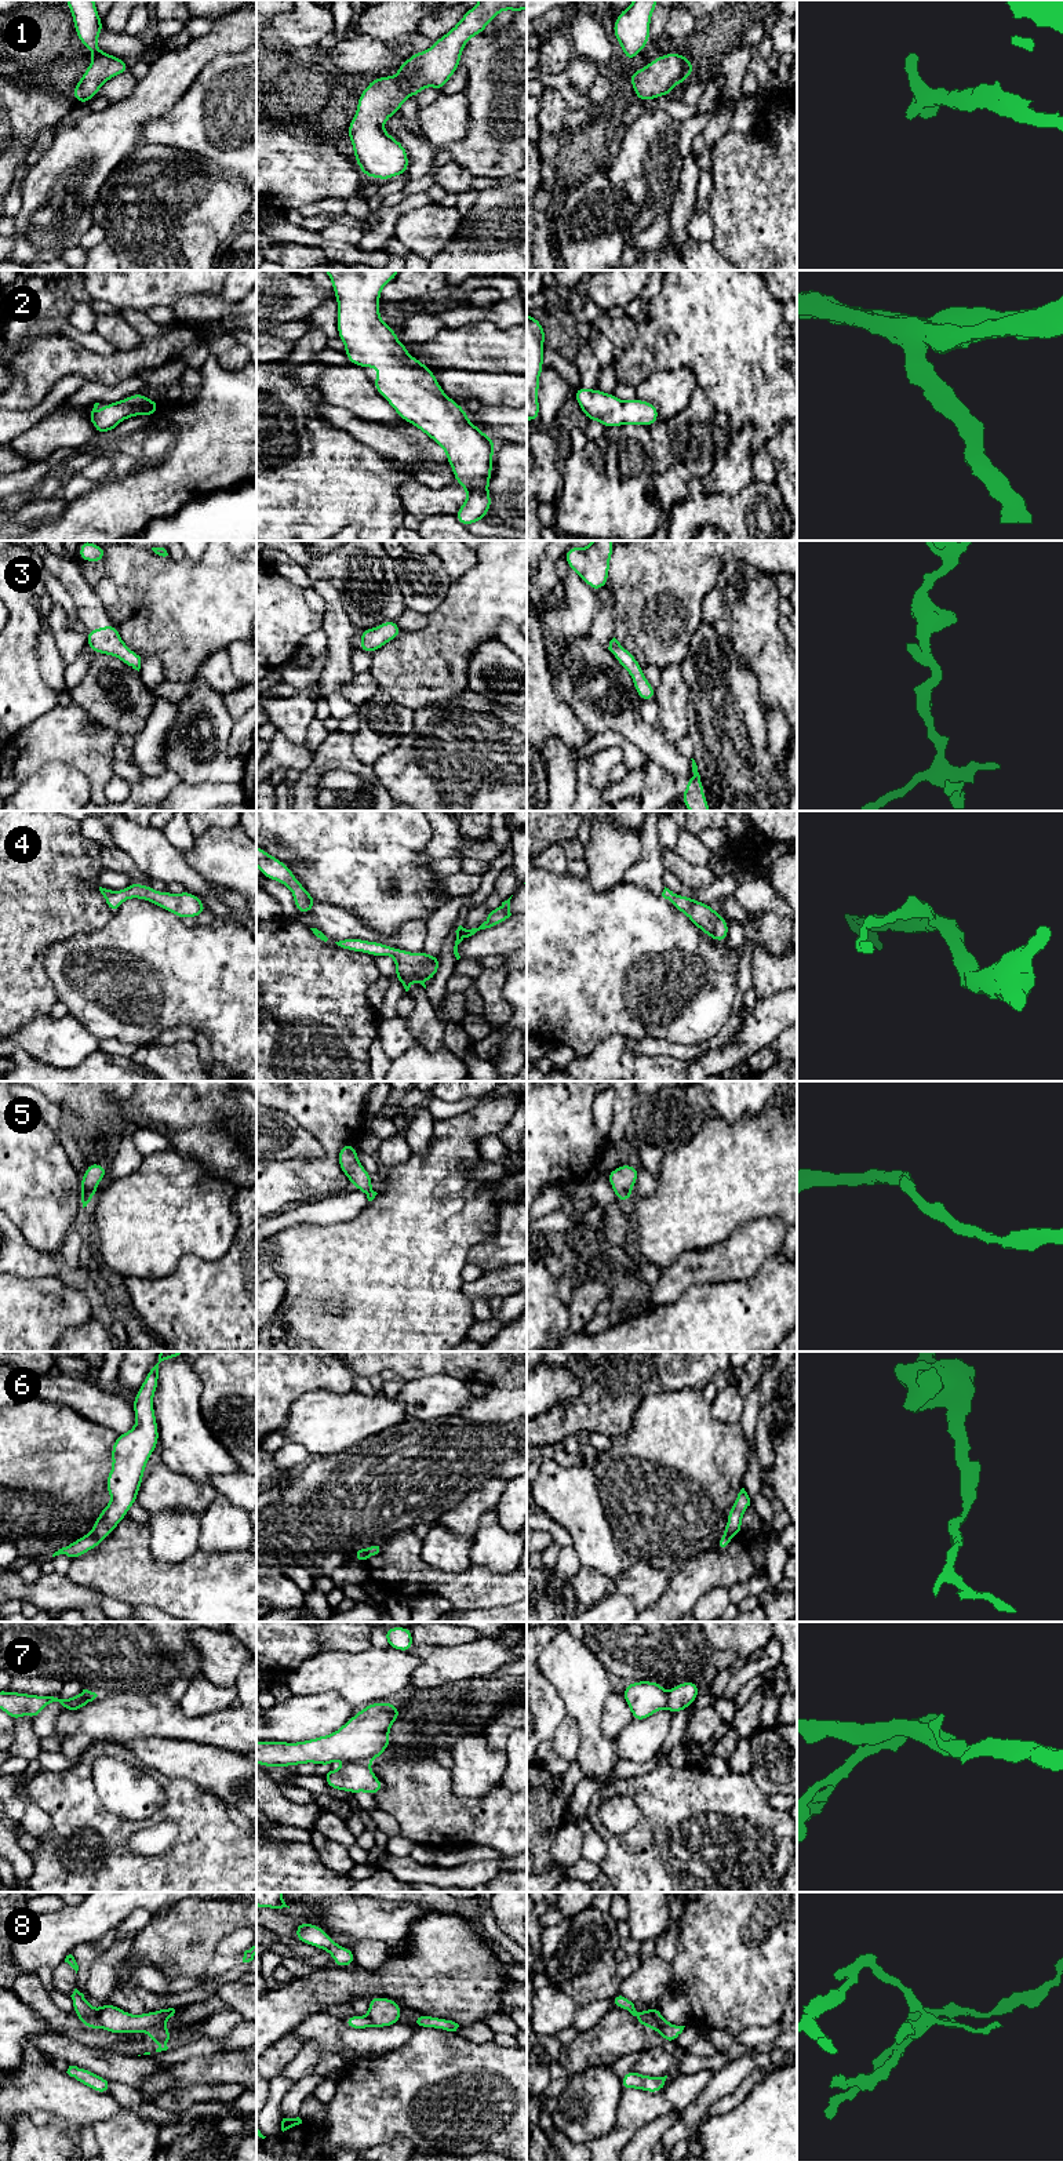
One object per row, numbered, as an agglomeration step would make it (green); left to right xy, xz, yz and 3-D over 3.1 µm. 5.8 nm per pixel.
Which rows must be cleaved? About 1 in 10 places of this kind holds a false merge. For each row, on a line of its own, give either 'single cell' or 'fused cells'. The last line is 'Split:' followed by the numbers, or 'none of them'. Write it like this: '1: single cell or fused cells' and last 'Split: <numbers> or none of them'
1: single cell
2: single cell
3: single cell
4: single cell
5: single cell
6: single cell
7: fused cells
8: fused cells
Split: 7, 8

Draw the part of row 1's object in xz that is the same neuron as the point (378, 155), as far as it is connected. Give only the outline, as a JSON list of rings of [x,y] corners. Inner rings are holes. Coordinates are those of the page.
[[[478,0],[478,4],[466,10],[462,19],[440,37],[423,52],[412,52],[409,61],[401,61],[396,76],[372,79],[358,97],[358,105],[354,117],[347,130],[347,137],[353,145],[354,160],[363,175],[387,181],[394,175],[408,172],[408,153],[405,148],[383,130],[383,124],[390,116],[400,112],[403,102],[409,97],[416,97],[423,88],[432,86],[441,91],[460,65],[460,55],[465,44],[476,34],[484,33],[485,26],[492,22],[503,10],[520,12],[527,8],[527,0]]]

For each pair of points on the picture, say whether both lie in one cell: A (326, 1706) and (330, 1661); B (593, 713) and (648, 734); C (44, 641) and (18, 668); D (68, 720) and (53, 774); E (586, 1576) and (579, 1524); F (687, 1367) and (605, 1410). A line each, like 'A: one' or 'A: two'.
A: two
B: one
C: two
D: two
E: two
F: one

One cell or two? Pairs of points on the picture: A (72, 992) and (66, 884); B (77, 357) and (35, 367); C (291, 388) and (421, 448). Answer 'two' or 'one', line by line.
A: two
B: one
C: two

